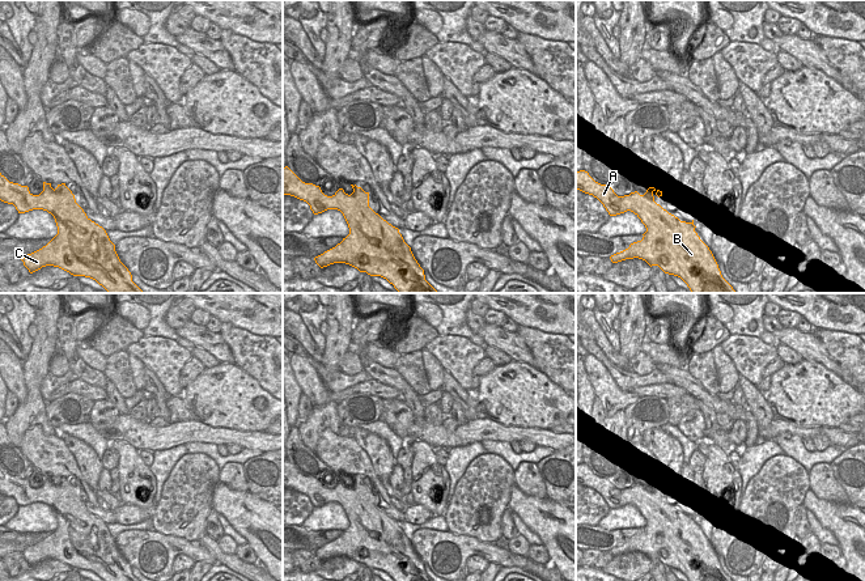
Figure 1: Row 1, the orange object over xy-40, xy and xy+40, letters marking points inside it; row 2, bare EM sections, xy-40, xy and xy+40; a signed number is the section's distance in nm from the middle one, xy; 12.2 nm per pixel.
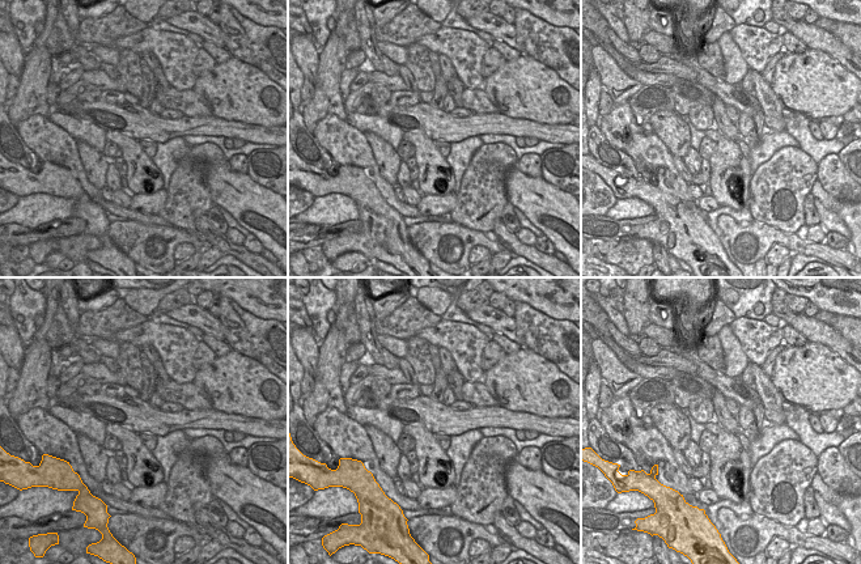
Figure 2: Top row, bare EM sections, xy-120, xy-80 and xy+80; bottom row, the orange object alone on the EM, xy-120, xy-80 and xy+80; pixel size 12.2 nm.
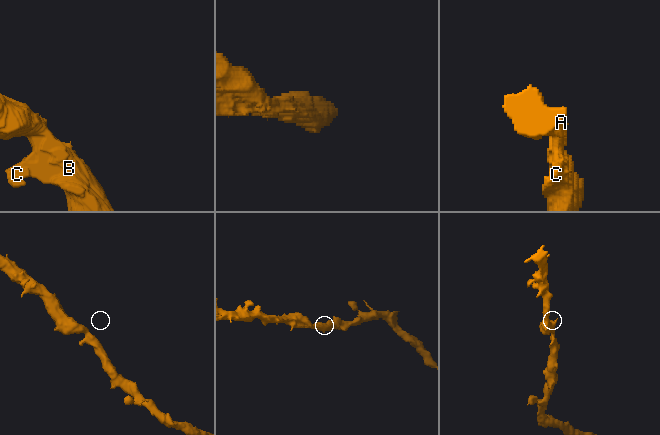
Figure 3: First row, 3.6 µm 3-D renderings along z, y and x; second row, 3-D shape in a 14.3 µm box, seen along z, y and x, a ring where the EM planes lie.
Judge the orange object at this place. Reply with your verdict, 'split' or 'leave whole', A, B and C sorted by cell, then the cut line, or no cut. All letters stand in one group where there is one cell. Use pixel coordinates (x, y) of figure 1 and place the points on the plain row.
leave whole; A B C; no cut

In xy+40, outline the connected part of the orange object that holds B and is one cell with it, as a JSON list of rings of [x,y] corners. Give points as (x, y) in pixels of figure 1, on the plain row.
[[[585,463],[576,465],[576,482],[597,491],[610,509],[631,504],[646,521],[641,534],[633,535],[628,542],[610,550],[612,556],[639,551],[650,560],[658,559],[665,567],[680,571],[688,581],[733,581],[722,571],[709,540],[695,525],[694,513],[691,516],[680,514],[654,495],[653,488],[656,487],[660,491],[662,484],[649,480],[644,488],[635,484],[629,488],[618,489],[611,480],[595,475]]]

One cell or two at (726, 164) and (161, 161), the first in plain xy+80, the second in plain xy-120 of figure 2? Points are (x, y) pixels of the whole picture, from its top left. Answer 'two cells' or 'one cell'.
two cells

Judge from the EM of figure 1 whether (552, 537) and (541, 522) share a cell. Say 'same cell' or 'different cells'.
same cell

